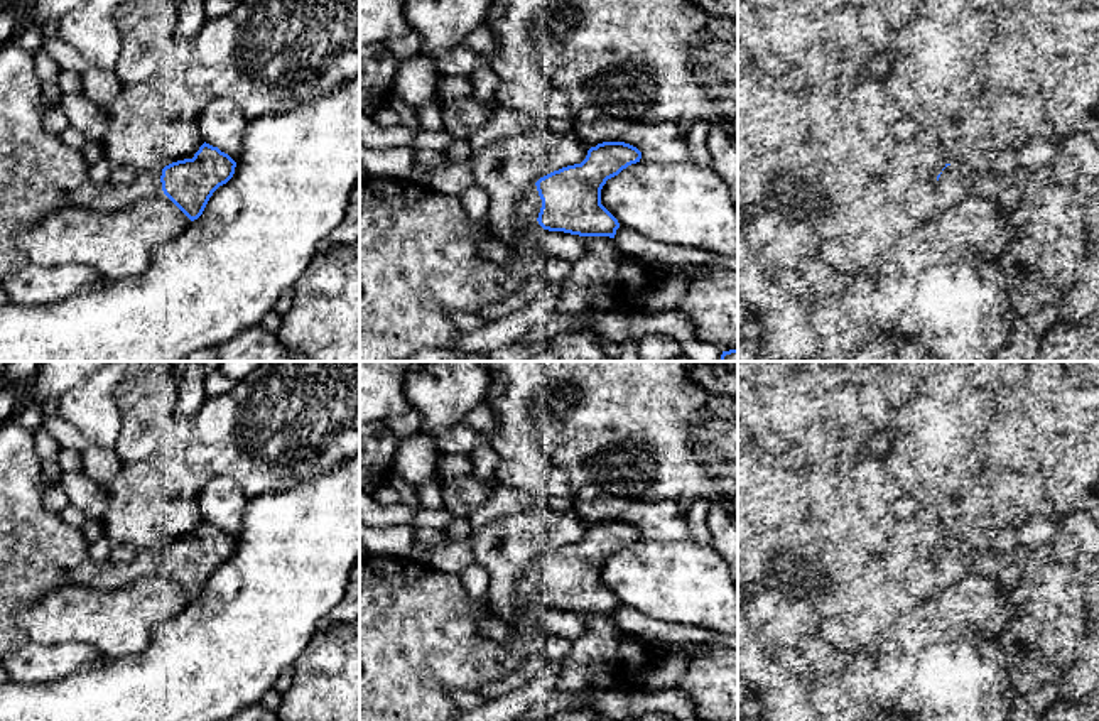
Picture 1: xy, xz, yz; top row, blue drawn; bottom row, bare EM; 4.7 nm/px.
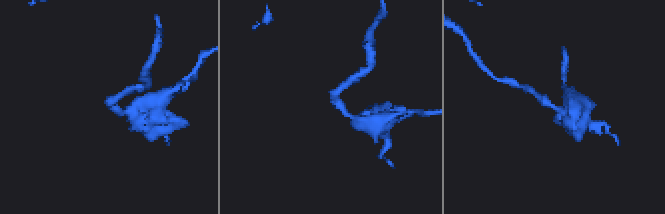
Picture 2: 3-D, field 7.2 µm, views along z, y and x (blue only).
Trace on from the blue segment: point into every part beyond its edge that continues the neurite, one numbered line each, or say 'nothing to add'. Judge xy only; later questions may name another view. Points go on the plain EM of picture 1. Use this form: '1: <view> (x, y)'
1: xy (39, 552)

